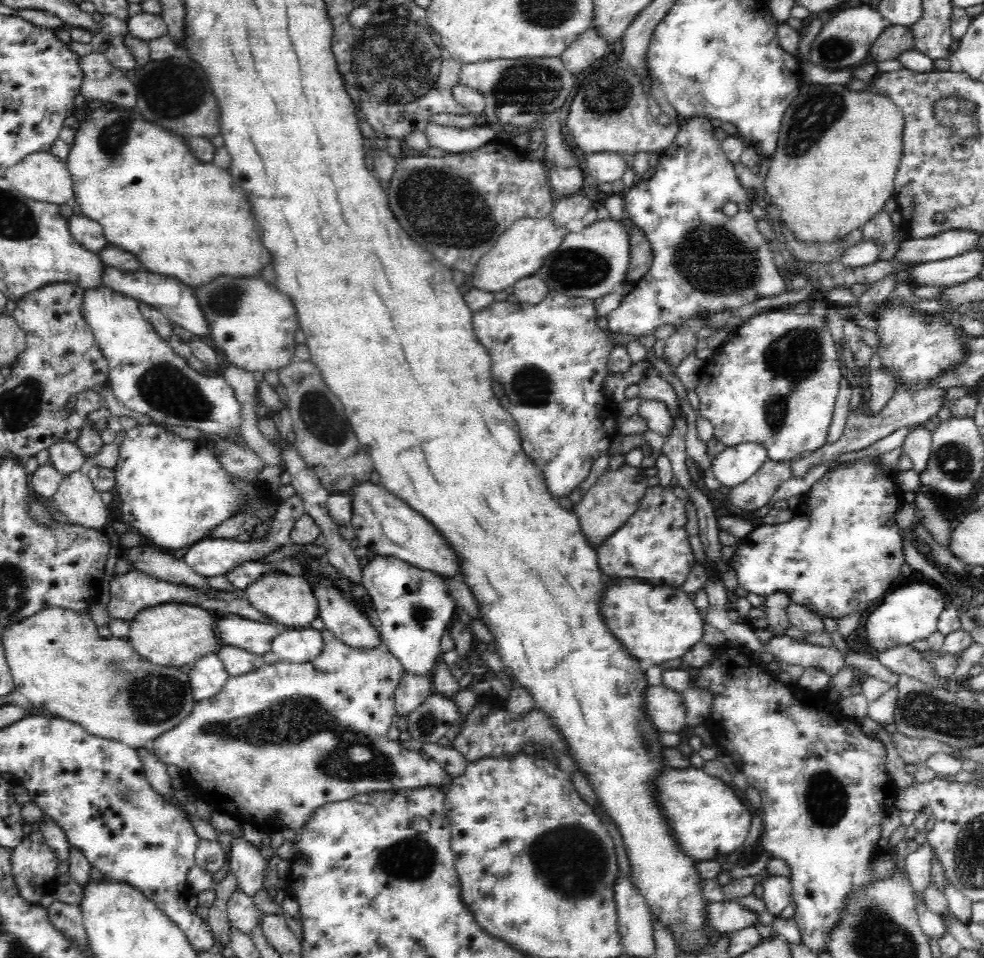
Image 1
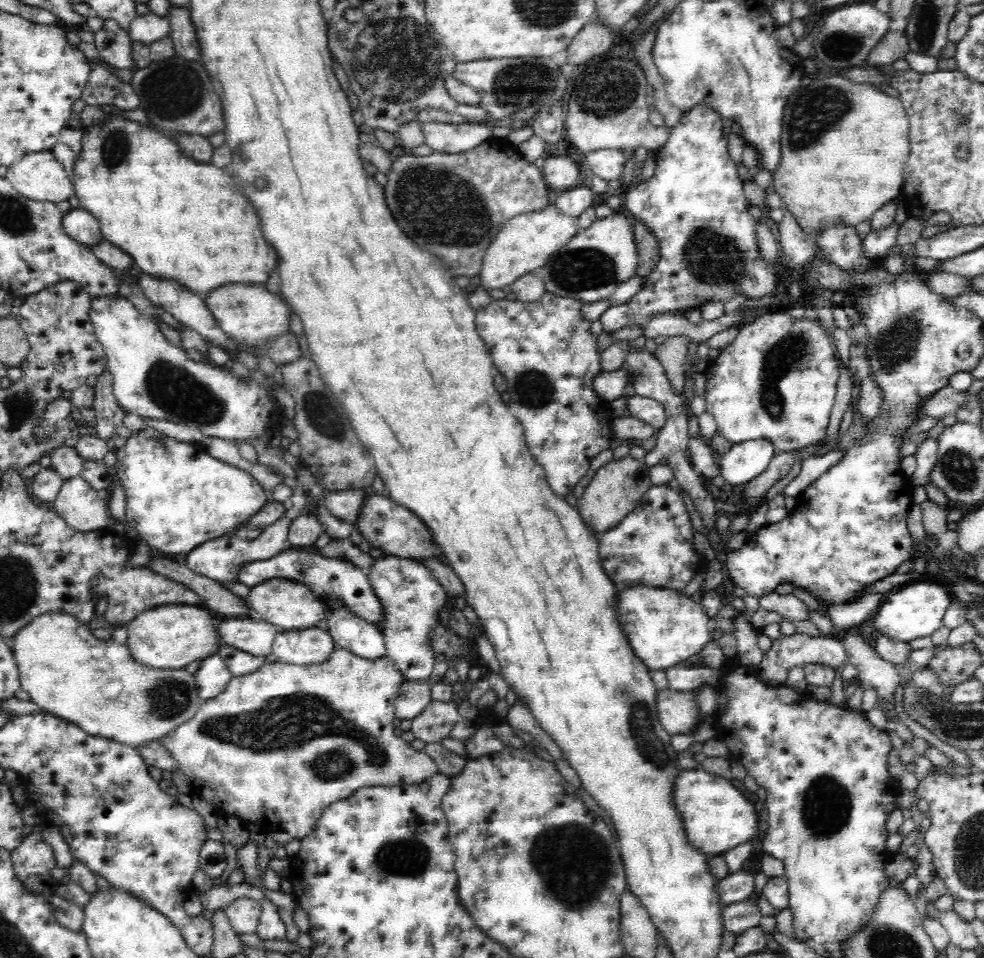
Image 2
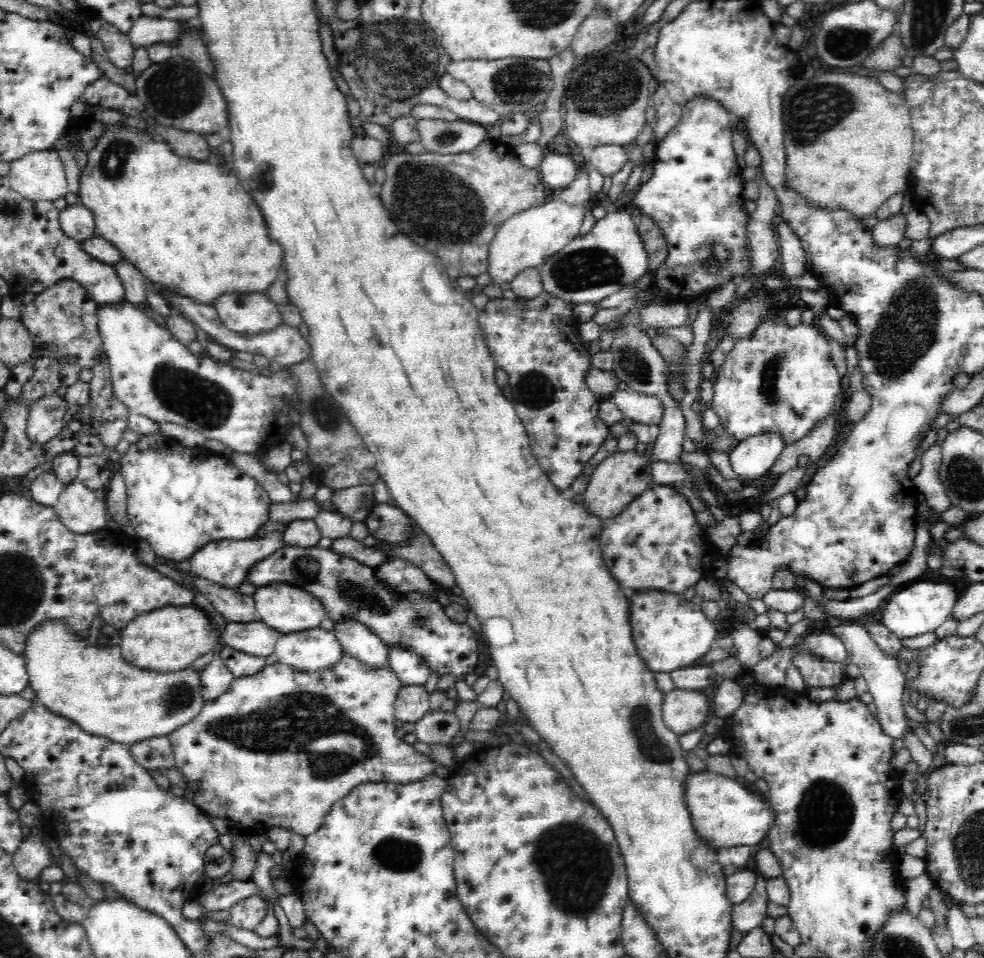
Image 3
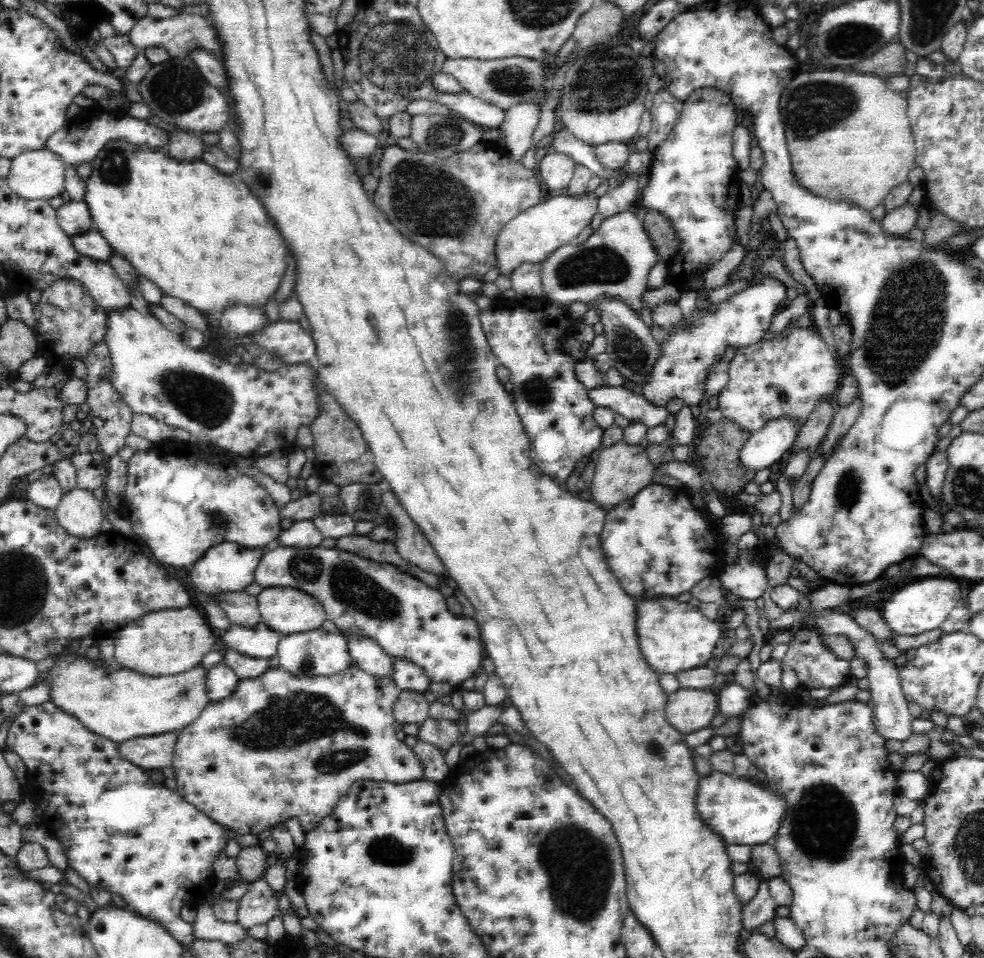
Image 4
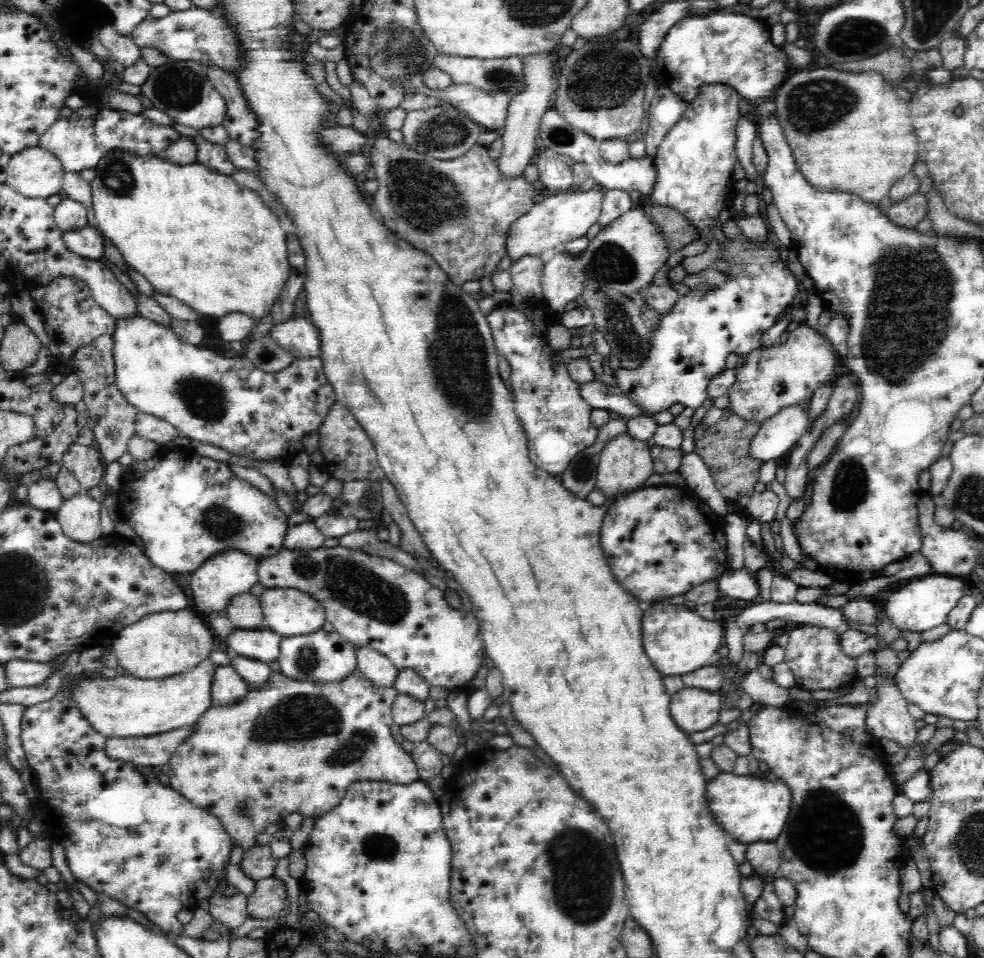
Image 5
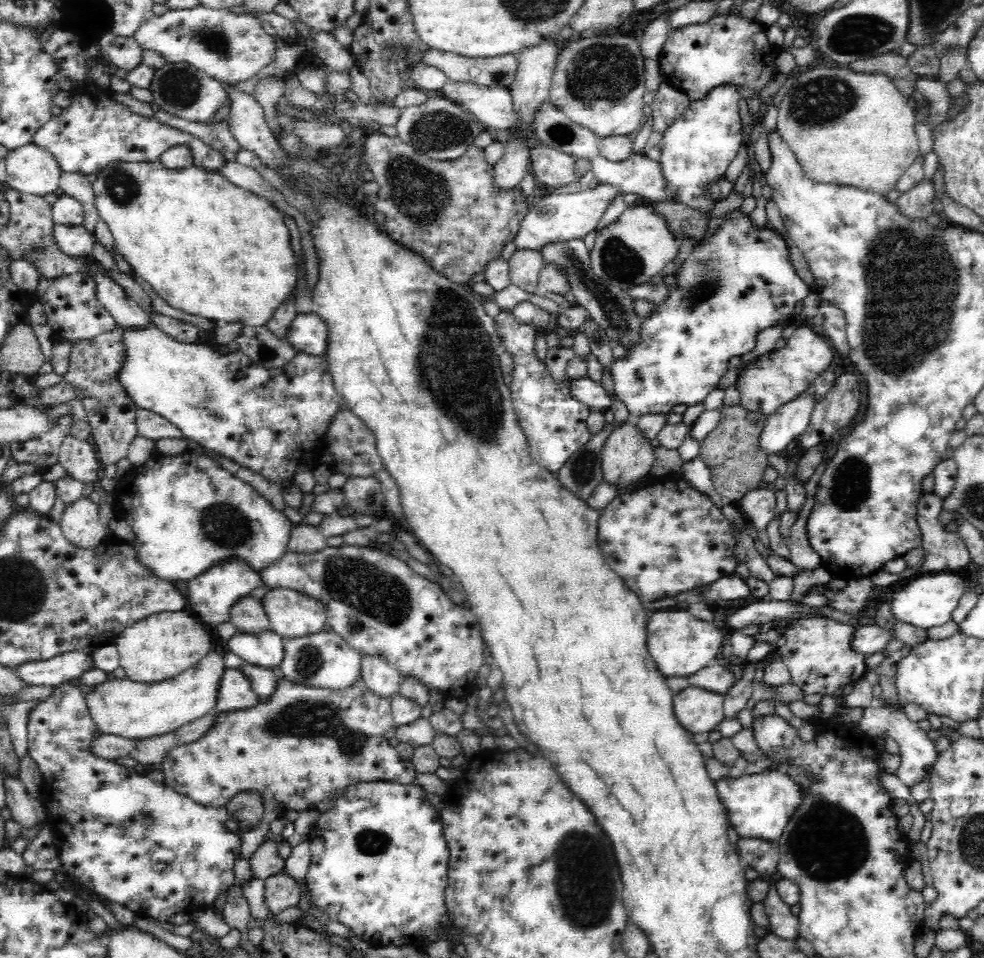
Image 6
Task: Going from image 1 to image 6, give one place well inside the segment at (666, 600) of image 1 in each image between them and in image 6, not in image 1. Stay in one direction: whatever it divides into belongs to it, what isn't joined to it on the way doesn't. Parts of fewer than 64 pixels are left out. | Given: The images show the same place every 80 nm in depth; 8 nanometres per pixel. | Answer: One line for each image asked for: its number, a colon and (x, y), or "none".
2: (664, 626)
3: (670, 632)
4: (673, 636)
5: (677, 640)
6: (680, 644)

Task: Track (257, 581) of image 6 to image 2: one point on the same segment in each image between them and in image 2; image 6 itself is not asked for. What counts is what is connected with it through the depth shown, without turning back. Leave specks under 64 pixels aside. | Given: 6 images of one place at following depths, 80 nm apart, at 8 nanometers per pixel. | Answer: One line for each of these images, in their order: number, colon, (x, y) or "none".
2: (220, 558)
3: (225, 562)
4: (227, 567)
5: (233, 572)

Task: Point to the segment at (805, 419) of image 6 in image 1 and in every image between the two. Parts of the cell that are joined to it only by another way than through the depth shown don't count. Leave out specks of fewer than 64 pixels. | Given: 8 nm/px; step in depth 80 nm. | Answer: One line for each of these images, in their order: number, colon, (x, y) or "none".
1: (734, 465)
2: (743, 461)
3: (752, 457)
4: (762, 448)
5: (778, 434)

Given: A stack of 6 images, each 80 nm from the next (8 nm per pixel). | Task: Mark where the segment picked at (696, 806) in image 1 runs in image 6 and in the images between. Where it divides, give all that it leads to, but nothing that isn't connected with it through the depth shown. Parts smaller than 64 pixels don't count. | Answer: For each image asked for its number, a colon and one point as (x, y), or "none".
2: (717, 817)
3: (730, 815)
4: (744, 814)
5: (753, 810)
6: (759, 806)

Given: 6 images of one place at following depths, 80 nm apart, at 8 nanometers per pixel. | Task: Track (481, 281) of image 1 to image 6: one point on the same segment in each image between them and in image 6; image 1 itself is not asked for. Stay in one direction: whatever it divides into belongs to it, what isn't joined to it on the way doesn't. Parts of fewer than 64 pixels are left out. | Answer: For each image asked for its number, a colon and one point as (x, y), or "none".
2: (523, 246)
3: (527, 240)
4: (531, 237)
5: (560, 218)
6: (557, 217)

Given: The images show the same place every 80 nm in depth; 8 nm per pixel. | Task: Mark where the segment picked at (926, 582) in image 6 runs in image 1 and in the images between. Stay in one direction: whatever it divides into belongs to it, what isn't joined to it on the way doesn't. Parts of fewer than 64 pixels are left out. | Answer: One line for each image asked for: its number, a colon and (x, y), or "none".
1: (901, 618)
2: (915, 612)
3: (920, 609)
4: (920, 607)
5: (922, 605)

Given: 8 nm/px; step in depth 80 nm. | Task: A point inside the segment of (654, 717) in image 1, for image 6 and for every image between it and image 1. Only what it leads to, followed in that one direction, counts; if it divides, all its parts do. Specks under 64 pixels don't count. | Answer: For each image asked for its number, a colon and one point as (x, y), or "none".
2: (676, 710)
3: (683, 711)
4: (687, 711)
5: (693, 710)
6: (697, 710)

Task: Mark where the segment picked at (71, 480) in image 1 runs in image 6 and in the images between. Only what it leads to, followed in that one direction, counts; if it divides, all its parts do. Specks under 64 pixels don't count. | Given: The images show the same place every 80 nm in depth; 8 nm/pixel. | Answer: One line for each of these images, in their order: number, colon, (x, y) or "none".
2: (77, 502)
3: (78, 508)
4: (79, 512)
5: (79, 515)
6: (79, 521)

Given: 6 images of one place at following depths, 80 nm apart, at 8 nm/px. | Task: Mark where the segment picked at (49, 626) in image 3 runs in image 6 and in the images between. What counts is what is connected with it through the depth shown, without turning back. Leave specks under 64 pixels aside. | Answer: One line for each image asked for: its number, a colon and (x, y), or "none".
4: (121, 705)
5: (124, 706)
6: (122, 707)

